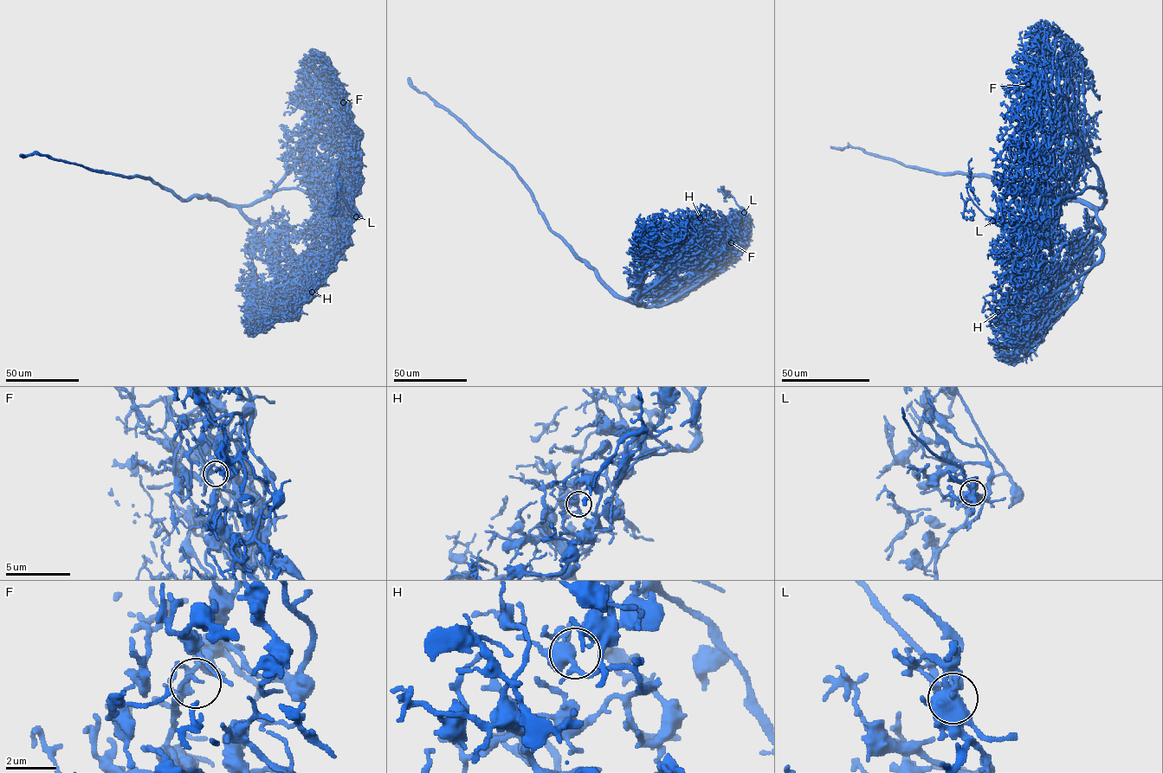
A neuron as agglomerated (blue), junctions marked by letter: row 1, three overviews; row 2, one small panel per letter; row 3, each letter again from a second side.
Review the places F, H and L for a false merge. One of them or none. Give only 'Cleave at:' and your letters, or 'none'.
Cleave at: L

